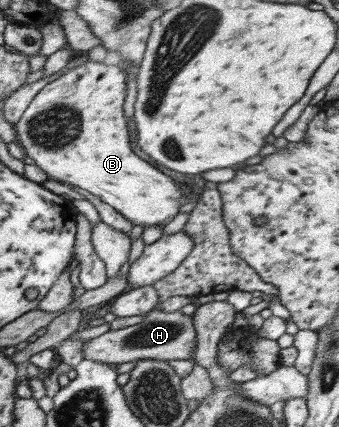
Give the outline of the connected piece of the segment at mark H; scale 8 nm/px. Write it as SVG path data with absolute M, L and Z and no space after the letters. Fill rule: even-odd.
M158 305L145 315L142 322L117 331L110 329L106 333L86 341L81 353L86 360L115 365L134 362L141 358L156 358L164 361L186 360L194 356L195 344L196 329L193 315L184 315L180 311L164 312Z

